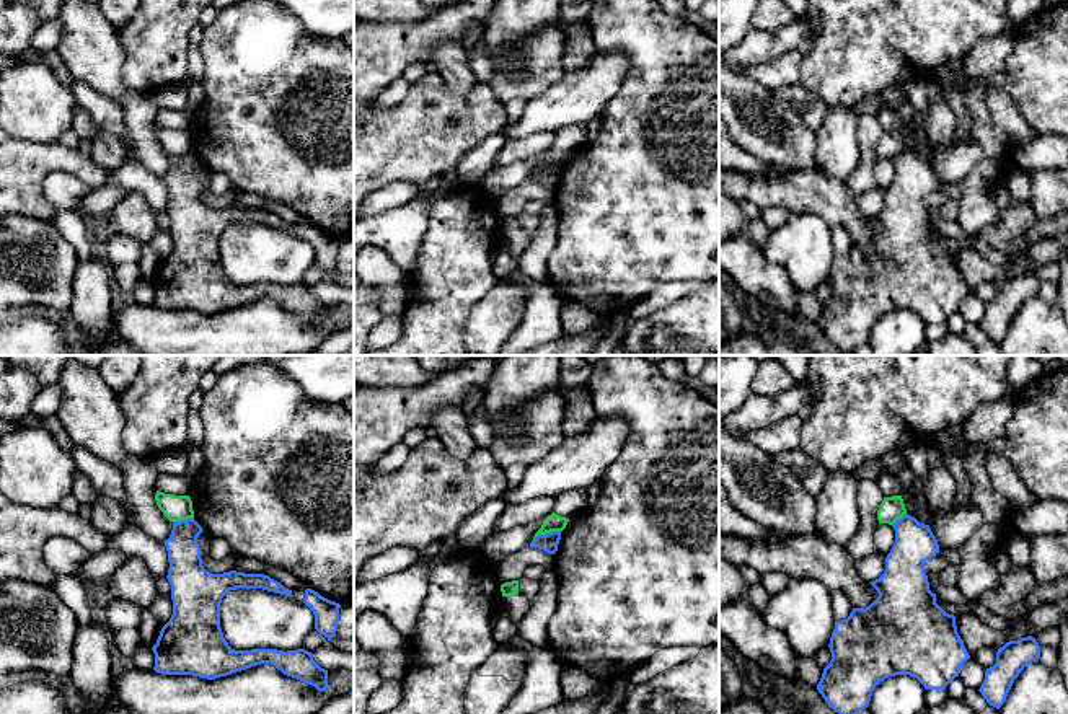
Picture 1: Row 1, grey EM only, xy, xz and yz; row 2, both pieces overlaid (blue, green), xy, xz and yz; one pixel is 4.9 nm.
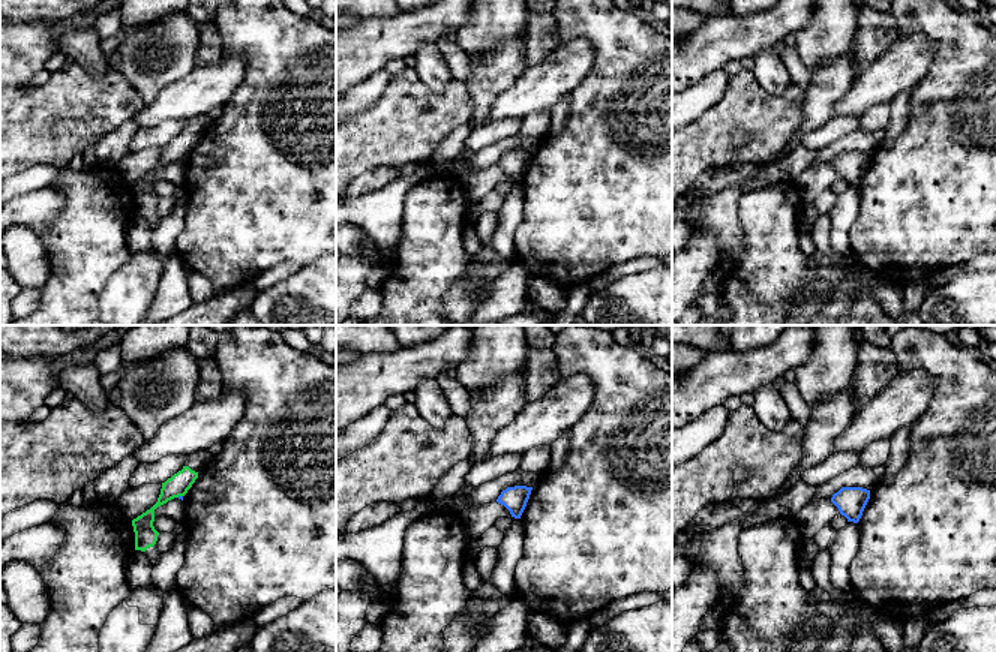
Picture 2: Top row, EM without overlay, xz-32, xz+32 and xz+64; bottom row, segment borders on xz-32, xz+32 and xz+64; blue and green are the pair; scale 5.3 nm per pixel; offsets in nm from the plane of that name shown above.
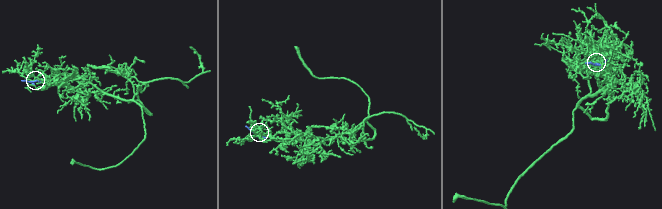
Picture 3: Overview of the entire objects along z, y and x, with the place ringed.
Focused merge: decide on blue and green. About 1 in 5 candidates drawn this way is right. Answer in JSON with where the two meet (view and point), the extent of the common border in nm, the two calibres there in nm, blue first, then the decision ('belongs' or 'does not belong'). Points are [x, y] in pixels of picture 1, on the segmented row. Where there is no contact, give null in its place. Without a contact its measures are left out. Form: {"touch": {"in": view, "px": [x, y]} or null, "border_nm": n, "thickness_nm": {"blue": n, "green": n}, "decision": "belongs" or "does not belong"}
{"touch": {"in": "xz", "px": [547, 533]}, "border_nm": 140, "thickness_nm": {"blue": 90, "green": 90}, "decision": "does not belong"}

